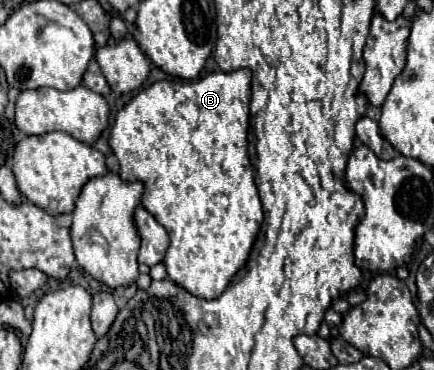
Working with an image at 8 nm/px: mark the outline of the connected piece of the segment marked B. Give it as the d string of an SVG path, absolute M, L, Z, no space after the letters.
M251 71L209 73L197 81L161 79L137 93L115 119L109 145L119 157L123 181L143 181L143 207L167 229L171 245L165 255L169 279L203 299L215 299L229 279L245 265L253 239L261 227L263 209L247 155L247 125L251 99Z

